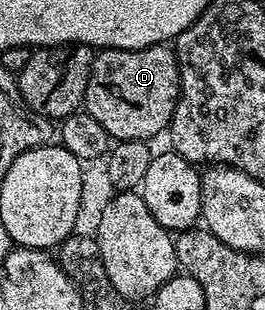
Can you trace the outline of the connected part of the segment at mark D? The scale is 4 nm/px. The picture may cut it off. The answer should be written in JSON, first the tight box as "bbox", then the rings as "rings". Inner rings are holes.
{"bbox":[83,44,180,141],"rings":[[[167,44],[145,49],[101,49],[92,58],[83,108],[116,141],[148,141],[172,124],[180,98],[180,62]]]}

